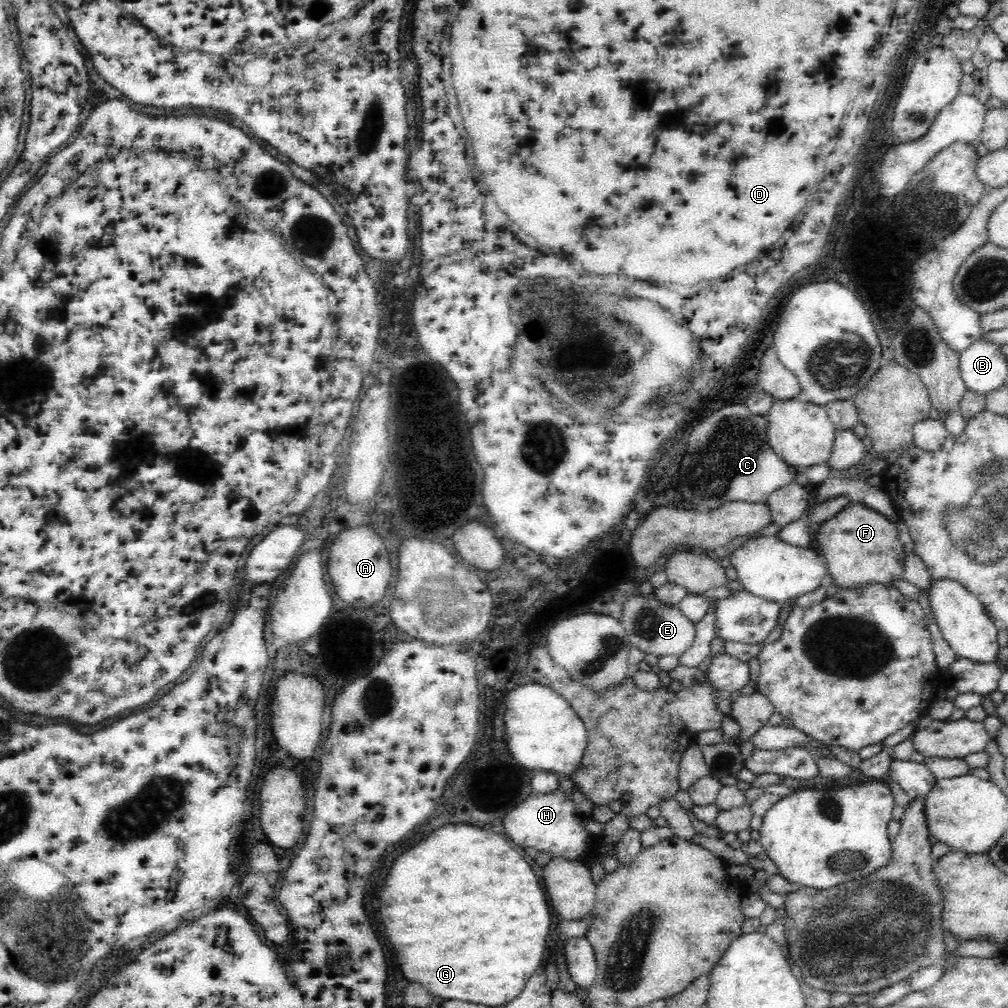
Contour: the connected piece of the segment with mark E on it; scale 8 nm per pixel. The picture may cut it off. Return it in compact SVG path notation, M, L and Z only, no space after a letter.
M634 593L632 598L627 598L622 606L620 619L622 626L628 633L630 644L642 652L654 656L681 654L691 645L695 637L694 623L681 611L679 605L666 605L651 594L642 595Z

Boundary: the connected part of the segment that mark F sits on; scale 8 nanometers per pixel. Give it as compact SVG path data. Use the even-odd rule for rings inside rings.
M854 502L819 525L816 546L827 562L827 573L840 589L882 584L894 586L894 578L904 576L906 554L896 523L876 510Z

